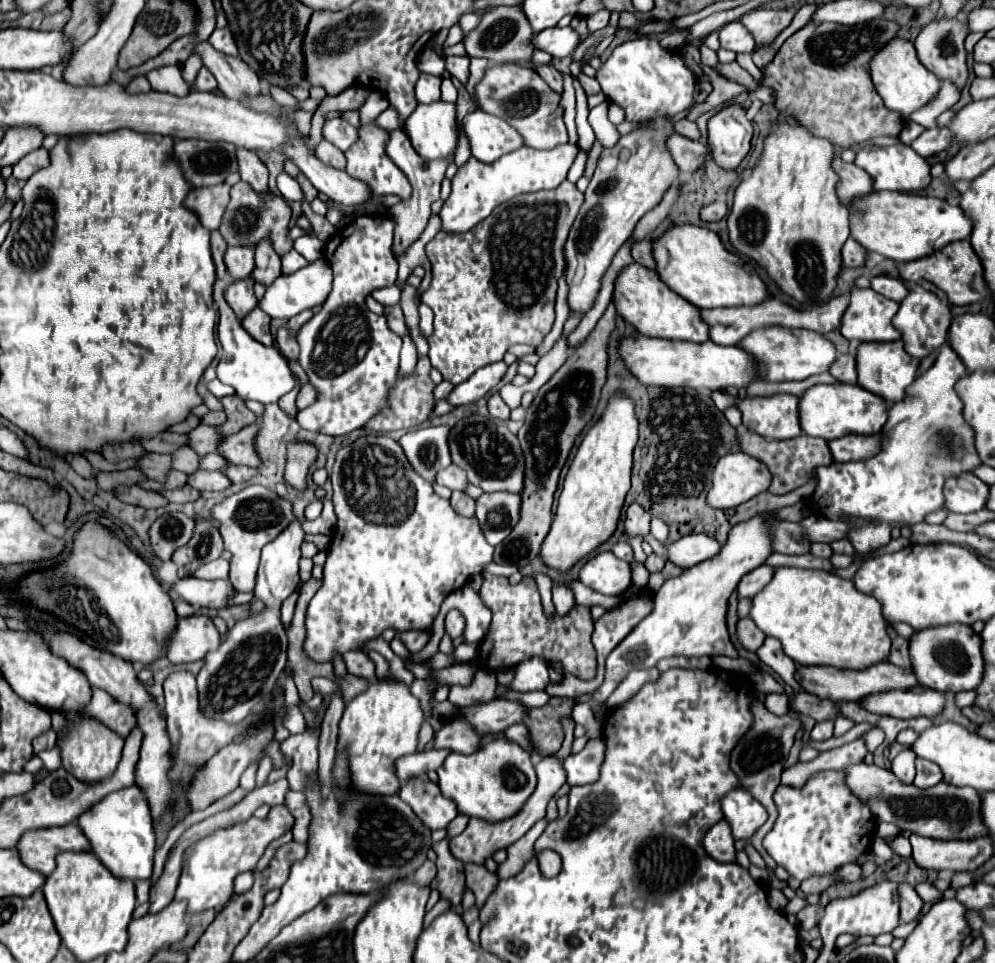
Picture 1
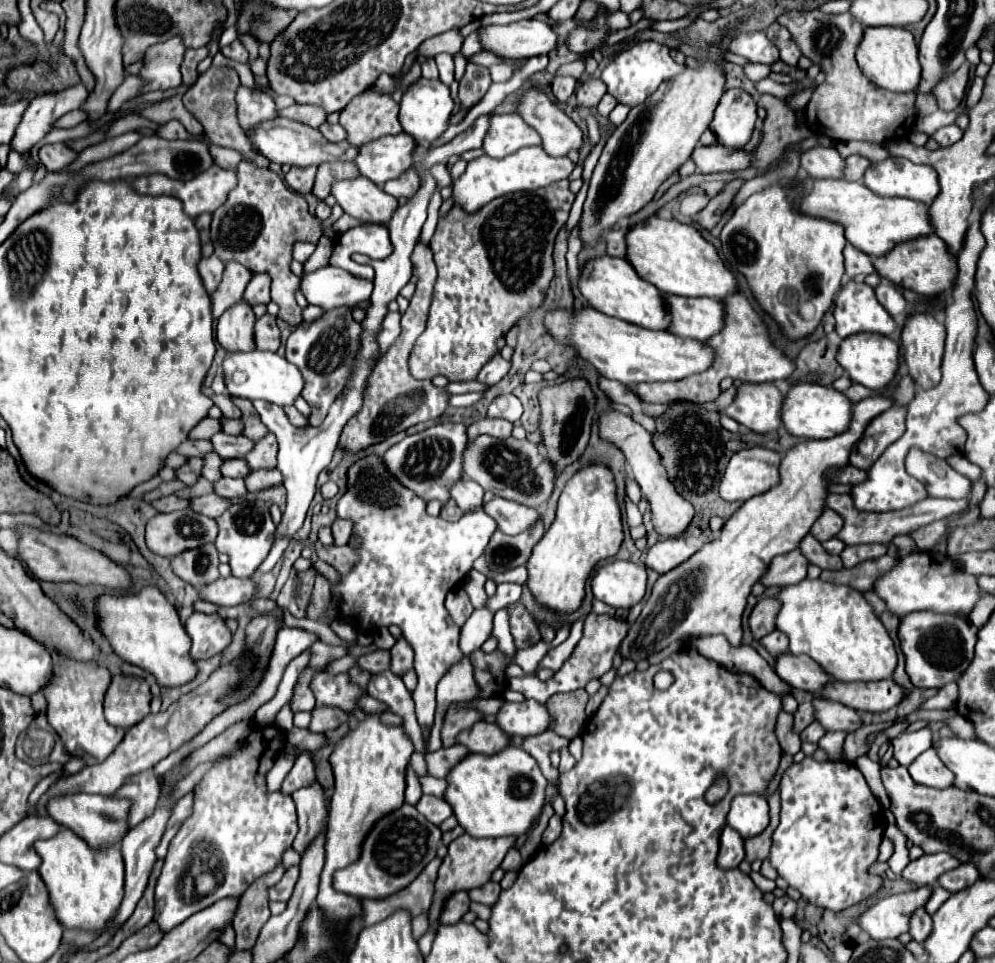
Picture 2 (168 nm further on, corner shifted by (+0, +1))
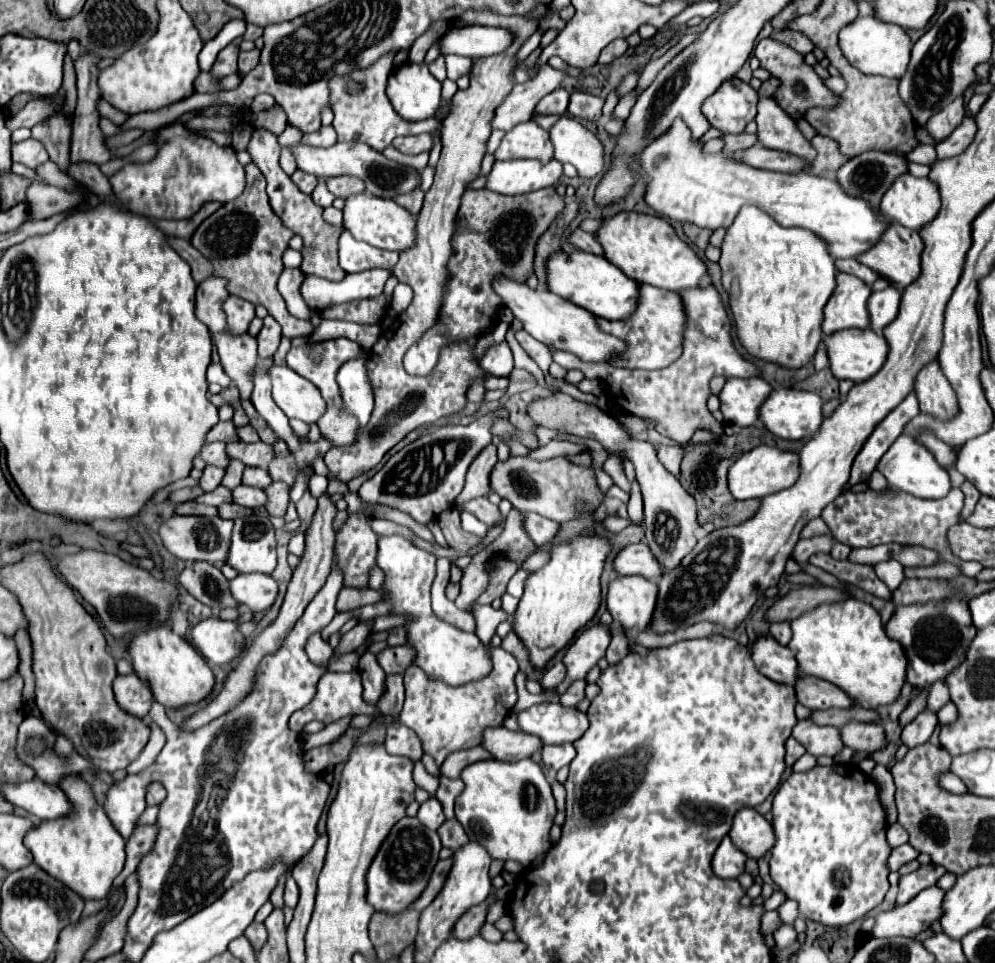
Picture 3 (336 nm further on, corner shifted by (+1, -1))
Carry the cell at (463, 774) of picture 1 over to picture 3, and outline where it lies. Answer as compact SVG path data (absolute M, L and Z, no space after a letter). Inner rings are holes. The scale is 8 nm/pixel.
M524 758L518 762L480 760L462 772L464 792L456 798L456 818L470 840L484 844L492 858L516 860L522 866L534 866L550 850L548 832L554 822L556 804L542 768Z

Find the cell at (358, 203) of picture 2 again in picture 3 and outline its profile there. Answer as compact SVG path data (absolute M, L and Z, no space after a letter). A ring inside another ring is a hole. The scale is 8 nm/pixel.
M366 192L362 194L352 194L346 198L344 204L344 228L352 232L352 236L356 236L356 240L364 240L372 246L384 248L384 250L404 250L410 248L414 244L414 226L416 220L414 216L398 206L394 200L388 198L378 198L378 196L370 196Z

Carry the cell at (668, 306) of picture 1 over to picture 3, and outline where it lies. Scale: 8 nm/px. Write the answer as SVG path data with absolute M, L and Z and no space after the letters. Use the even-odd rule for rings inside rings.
M582 250L560 252L548 260L548 290L606 320L628 320L640 300L640 284L636 280L630 280L604 256L586 254Z

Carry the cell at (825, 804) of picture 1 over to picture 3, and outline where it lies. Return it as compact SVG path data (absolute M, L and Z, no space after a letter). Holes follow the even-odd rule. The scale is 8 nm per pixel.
M856 764L814 766L808 772L792 772L776 790L772 804L776 844L770 850L770 876L774 884L800 906L800 916L824 926L846 926L876 908L888 888L886 860L892 848L886 842L886 818L878 800L876 782Z

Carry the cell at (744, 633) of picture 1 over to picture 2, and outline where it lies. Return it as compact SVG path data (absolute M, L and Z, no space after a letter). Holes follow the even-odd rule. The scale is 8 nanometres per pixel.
M761 598L757 602L757 606L753 608L749 616L749 628L755 640L761 640L765 634L775 630L775 618L777 618L779 608L781 604L777 602L777 598Z

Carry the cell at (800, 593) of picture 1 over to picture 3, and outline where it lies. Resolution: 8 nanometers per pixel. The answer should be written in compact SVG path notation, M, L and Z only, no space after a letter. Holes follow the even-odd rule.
M846 598L832 604L820 604L790 622L792 640L788 644L800 660L800 670L850 692L862 708L876 708L898 698L906 680L906 656L896 640L890 640L882 628L880 614L866 602Z

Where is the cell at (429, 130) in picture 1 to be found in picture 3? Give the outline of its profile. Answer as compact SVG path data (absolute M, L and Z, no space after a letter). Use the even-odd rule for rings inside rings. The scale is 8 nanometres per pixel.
M406 62L406 64L398 66L388 78L388 98L394 106L394 110L408 122L434 118L440 104L442 104L442 94L440 92L442 92L442 84L430 74L426 64Z

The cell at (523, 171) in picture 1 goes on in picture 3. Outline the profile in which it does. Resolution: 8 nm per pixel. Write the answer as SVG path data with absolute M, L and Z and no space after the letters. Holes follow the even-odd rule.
M554 158L546 164L542 164L540 160L494 162L492 172L486 180L486 188L506 196L528 194L540 188L554 186L562 174L562 164Z

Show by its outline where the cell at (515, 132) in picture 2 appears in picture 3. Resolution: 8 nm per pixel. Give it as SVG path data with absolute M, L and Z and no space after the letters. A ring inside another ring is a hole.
M528 120L516 124L508 130L494 152L496 160L514 160L514 158L538 158L548 162L552 158L552 144L548 132L540 128L536 122Z

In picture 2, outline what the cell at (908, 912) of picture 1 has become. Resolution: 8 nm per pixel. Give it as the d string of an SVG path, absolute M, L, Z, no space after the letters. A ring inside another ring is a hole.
M919 908L913 914L913 918L911 918L911 930L909 930L909 934L913 936L915 942L921 944L921 942L925 942L925 938L929 938L929 930L933 930L931 916L923 908Z

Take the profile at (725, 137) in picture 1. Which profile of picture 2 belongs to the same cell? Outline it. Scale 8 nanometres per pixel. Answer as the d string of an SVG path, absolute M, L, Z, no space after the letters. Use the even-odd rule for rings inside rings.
M731 88L721 96L711 132L717 136L717 142L731 148L743 148L751 138L753 126L757 120L757 102L743 90Z

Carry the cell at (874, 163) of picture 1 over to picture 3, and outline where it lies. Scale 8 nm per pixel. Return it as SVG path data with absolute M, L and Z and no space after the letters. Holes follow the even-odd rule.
M900 174L886 190L880 202L890 220L920 230L940 210L938 186L930 178L916 178L912 174Z

